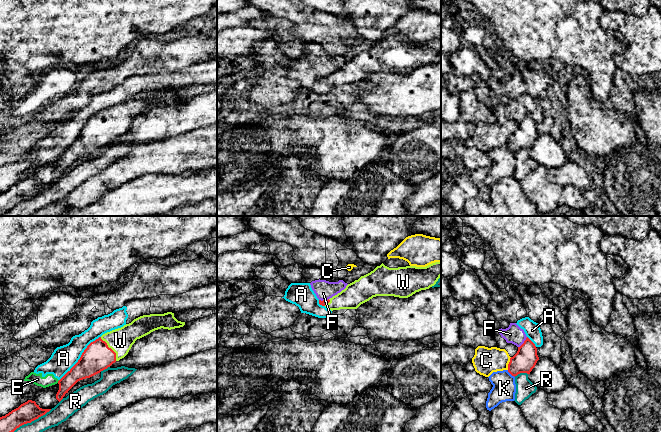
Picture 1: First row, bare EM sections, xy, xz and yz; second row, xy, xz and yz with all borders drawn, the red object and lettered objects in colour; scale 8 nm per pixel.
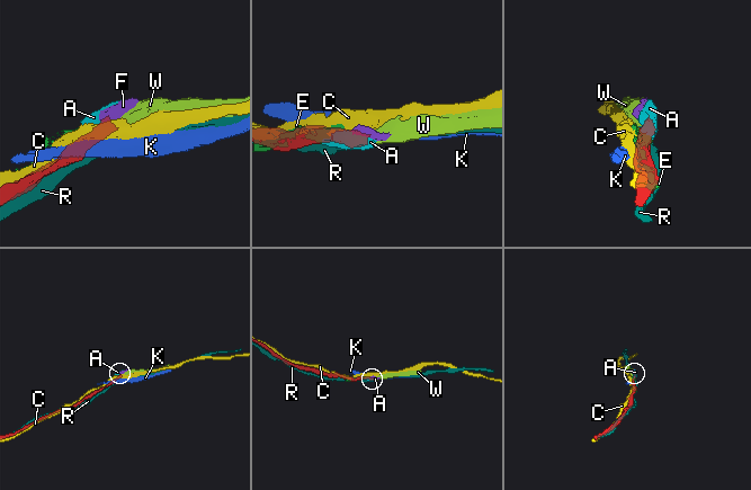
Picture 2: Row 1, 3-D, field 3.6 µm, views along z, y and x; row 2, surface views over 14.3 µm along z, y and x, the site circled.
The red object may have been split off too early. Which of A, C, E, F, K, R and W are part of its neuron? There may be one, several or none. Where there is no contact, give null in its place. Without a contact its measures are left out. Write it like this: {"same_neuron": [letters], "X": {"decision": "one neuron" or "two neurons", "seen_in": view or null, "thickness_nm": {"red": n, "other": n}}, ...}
{"same_neuron": ["W"], "A": {"decision": "two neurons", "seen_in": "xy", "thickness_nm": {"red": 220, "other": 200}}, "C": {"decision": "two neurons", "seen_in": "yz", "thickness_nm": {"red": 180, "other": 220}}, "E": {"decision": "two neurons", "seen_in": "xy", "thickness_nm": {"red": 160, "other": 90}}, "F": {"decision": "two neurons", "seen_in": "yz", "thickness_nm": {"red": 180, "other": 150}}, "K": {"decision": "two neurons", "seen_in": "yz", "thickness_nm": {"red": 180, "other": 190}}, "R": {"decision": "two neurons", "seen_in": "xy", "thickness_nm": {"red": 160, "other": 170}}, "W": {"decision": "one neuron", "seen_in": "xy", "thickness_nm": {"red": 220, "other": 200}}}

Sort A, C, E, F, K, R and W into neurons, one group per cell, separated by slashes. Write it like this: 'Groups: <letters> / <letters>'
Groups: A E F / C / K / R / W

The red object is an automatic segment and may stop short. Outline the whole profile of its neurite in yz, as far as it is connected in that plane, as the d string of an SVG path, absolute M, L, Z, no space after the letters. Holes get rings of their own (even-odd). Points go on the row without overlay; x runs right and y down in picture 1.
M527 113L524 119L518 123L517 129L510 134L508 148L514 153L520 149L530 150L538 136L537 124Z

